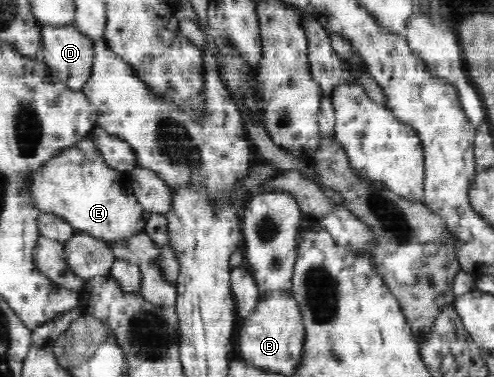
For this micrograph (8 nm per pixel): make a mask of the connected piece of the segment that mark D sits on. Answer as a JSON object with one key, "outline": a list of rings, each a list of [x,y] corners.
{"outline":[[[73,23],[65,25],[41,25],[39,54],[54,81],[61,82],[70,90],[80,92],[91,73],[93,41],[82,34]]]}

